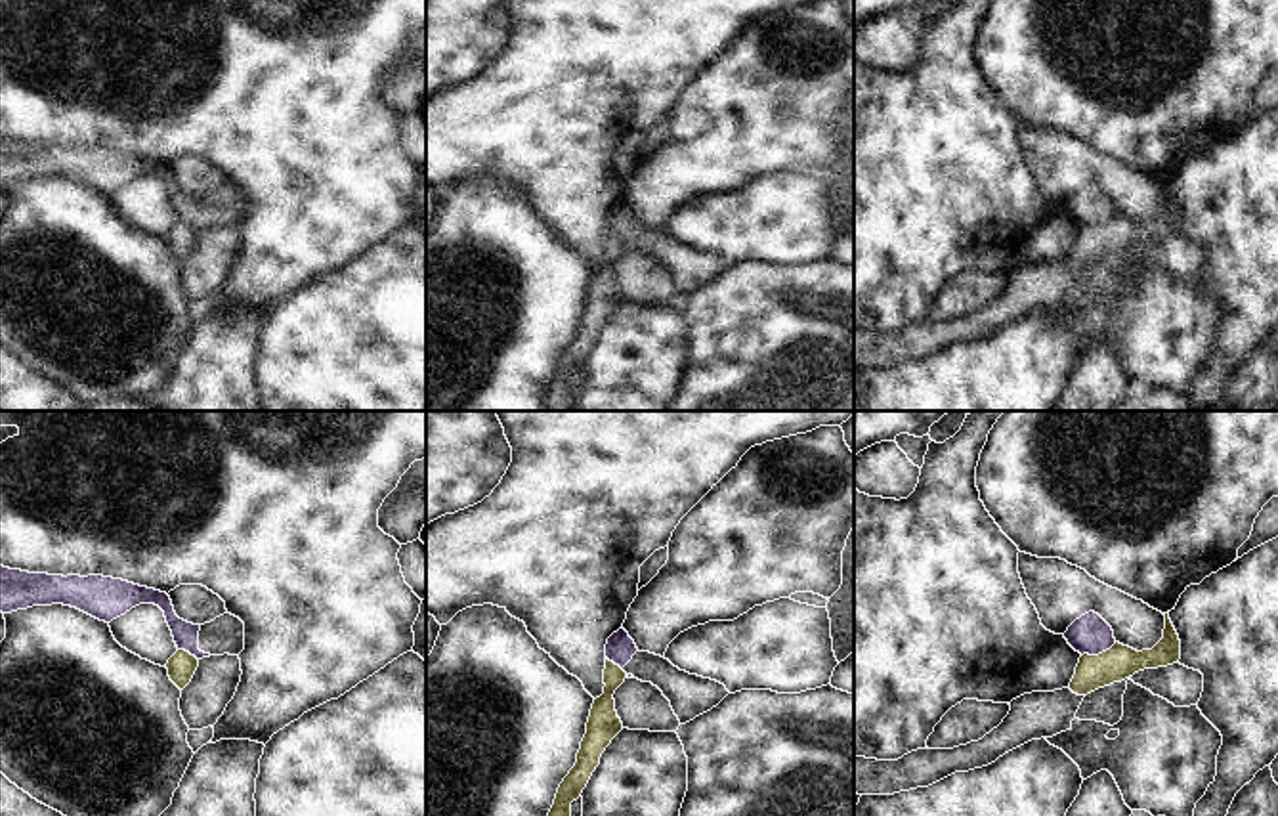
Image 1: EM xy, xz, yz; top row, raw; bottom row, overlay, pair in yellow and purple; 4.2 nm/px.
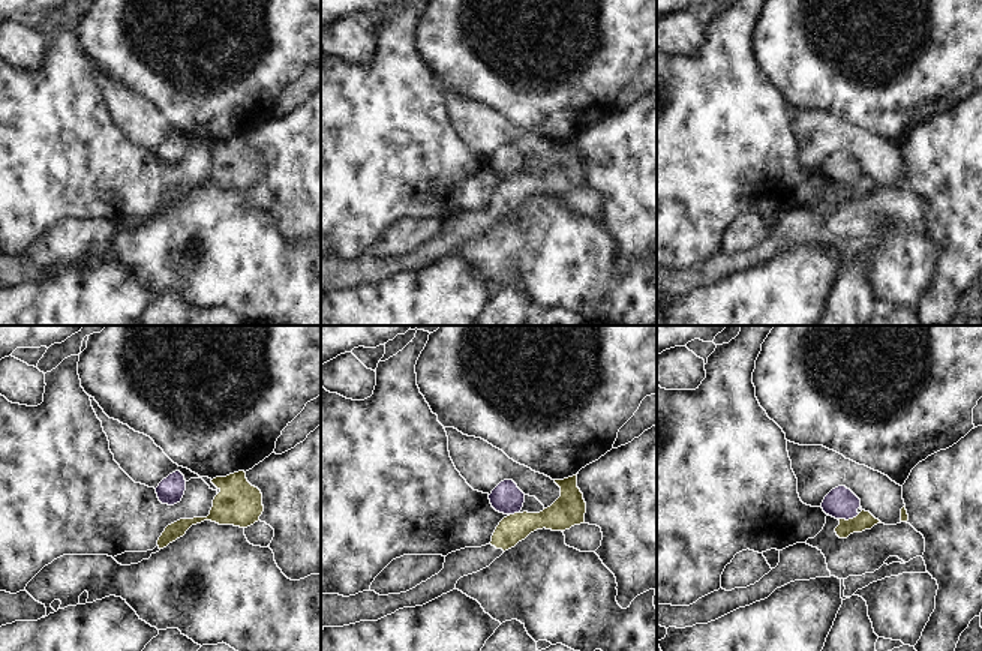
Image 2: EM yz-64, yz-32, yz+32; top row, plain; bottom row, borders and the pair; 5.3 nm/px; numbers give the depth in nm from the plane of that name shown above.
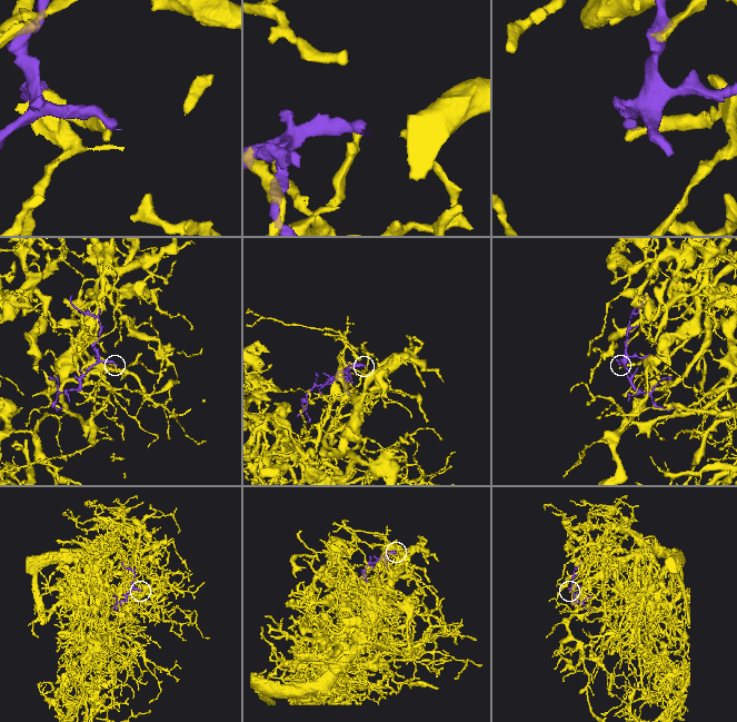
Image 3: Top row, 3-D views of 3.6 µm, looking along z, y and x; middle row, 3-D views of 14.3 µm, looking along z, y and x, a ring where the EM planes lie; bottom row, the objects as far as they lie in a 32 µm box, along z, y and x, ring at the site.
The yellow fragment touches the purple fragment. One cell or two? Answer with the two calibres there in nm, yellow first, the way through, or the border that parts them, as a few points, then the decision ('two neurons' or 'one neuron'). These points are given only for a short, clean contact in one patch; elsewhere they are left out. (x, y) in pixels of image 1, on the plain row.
calibres 150 and 160 nm; border yz (1116, 214), (1097, 226), (1082, 228); two neurons

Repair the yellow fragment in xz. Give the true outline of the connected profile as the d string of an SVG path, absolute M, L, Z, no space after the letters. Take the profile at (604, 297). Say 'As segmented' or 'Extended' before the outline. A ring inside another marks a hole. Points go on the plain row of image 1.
As segmented. M606 229L604 266L592 275L577 334L560 355L554 376L546 388L543 399L546 411L573 411L571 375L581 369L592 344L600 336L602 325L623 302L623 294L615 283L613 266L625 250L627 245Z

